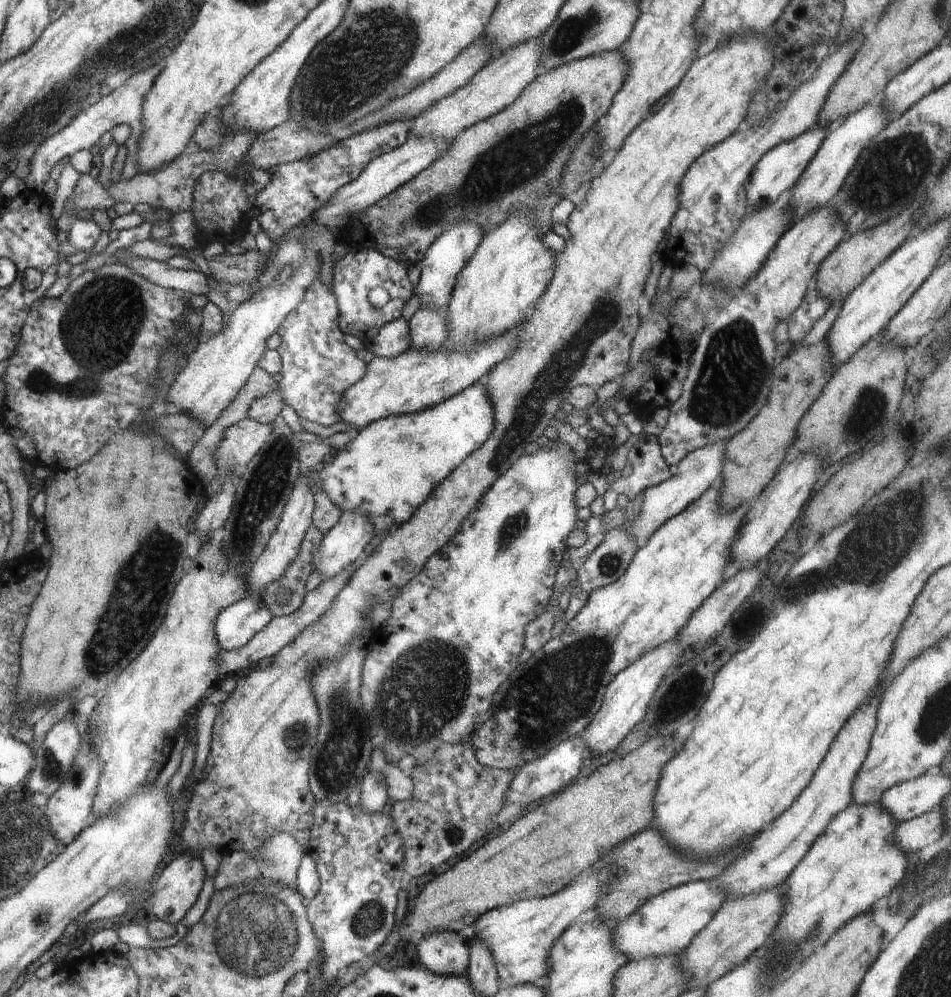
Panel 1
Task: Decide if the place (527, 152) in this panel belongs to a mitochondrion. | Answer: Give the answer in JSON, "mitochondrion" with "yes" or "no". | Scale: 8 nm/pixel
{"mitochondrion":"yes"}

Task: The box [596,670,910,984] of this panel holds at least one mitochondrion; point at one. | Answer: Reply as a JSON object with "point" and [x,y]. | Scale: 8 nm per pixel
{"point":[817,928]}

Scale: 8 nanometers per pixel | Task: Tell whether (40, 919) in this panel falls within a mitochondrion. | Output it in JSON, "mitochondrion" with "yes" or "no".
{"mitochondrion":"yes"}

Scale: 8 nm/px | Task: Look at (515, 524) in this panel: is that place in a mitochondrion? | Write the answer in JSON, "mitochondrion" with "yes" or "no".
{"mitochondrion":"yes"}

